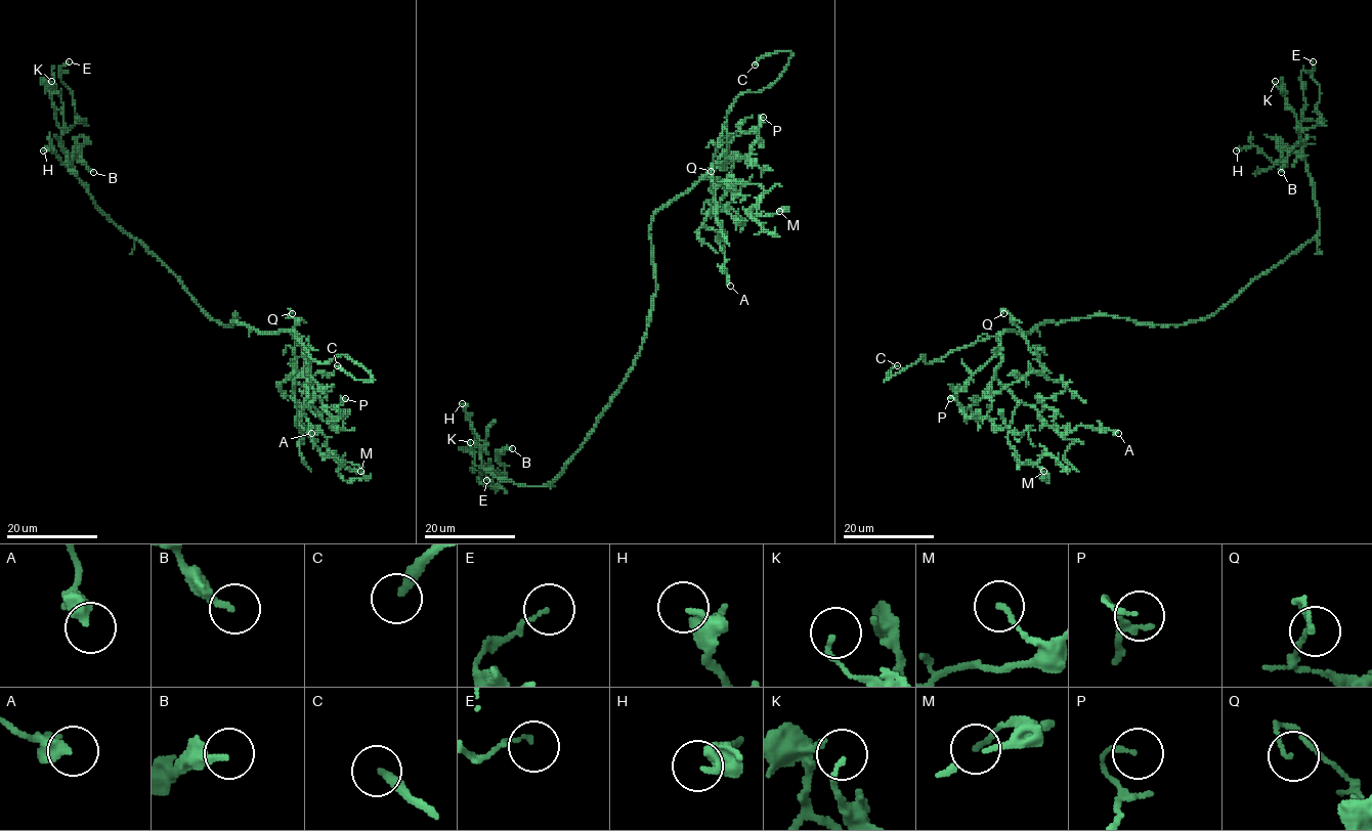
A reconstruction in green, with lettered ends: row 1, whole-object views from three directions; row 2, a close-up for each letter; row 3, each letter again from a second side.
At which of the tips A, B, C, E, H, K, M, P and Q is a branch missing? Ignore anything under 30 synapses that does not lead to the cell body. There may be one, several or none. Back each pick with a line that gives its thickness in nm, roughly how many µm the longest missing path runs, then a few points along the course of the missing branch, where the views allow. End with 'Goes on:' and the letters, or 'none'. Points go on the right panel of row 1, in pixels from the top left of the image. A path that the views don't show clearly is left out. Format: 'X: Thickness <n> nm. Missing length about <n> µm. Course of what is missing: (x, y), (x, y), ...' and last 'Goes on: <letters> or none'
C: Thickness 280 nm. Missing length about 40 µm. Course of what is missing: (897, 365), (928, 339), (941, 313), (941, 304), (932, 289), (932, 276), (927, 271), (924, 275)
Goes on: C

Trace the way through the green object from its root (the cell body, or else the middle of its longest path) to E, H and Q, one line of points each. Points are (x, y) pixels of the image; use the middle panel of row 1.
E: (646, 327), (626, 381), (553, 480), (521, 486), (480, 468), (494, 488), (477, 479), (486, 480)
H: (646, 327), (626, 381), (581, 449), (545, 484), (515, 484), (489, 472), (478, 455), (484, 443), (462, 403)
Q: (646, 327), (655, 292), (651, 216), (716, 167), (724, 167), (730, 157), (731, 183), (713, 211), (711, 171)

